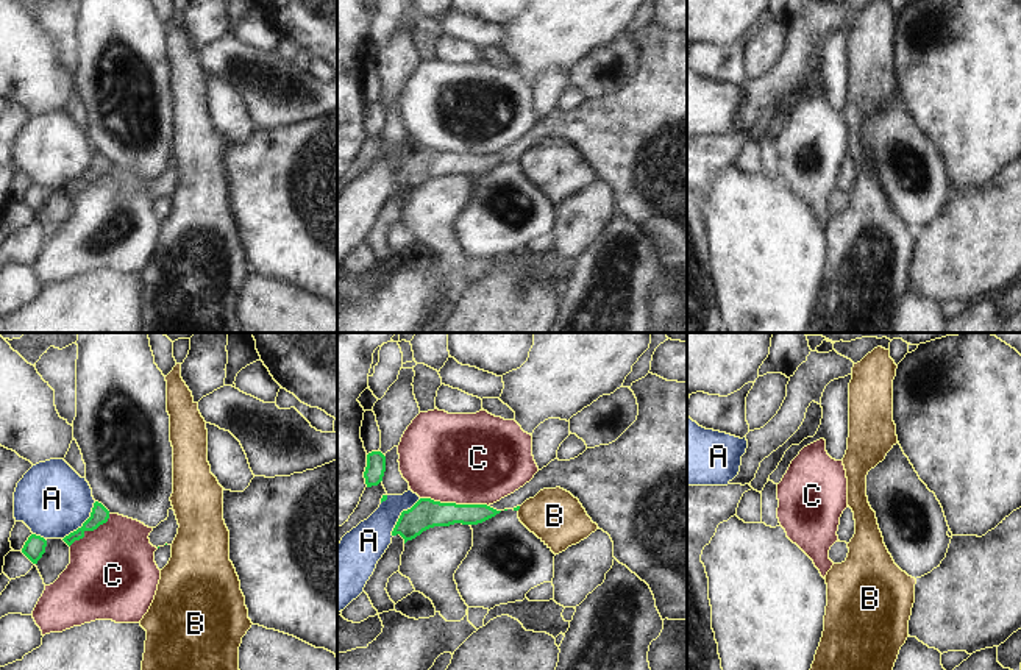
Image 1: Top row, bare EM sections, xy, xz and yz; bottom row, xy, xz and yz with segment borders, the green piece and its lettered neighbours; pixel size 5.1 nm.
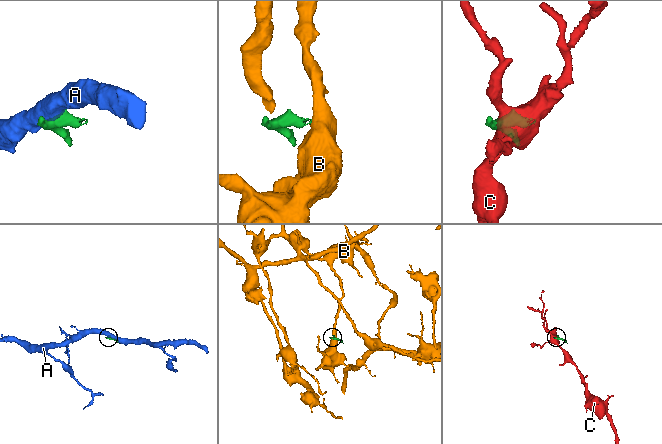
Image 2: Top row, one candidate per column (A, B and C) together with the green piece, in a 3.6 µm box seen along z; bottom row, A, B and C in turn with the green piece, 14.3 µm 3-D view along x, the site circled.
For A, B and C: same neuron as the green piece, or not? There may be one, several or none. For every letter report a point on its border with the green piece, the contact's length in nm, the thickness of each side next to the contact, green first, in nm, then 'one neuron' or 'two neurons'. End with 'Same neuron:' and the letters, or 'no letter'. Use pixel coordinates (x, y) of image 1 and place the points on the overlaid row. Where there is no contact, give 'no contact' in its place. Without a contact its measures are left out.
A: contact xy (83, 523); length 260 nm; calibres 90 and 380 nm; two neurons
B: contact xz (519, 508); length 30 nm; calibres 20 and 280 nm; two neurons
C: contact xz (455, 503); length 360 nm; calibres 150 and 460 nm; two neurons
Same neuron: no letter

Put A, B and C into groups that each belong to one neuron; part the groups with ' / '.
A / B / C

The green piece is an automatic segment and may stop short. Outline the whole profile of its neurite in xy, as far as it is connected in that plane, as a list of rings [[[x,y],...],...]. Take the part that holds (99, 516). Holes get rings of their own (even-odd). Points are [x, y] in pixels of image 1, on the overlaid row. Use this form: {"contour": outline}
{"contour": [[[98,501],[94,503],[91,517],[83,523],[81,528],[66,536],[62,540],[70,547],[75,540],[84,537],[86,531],[94,531],[100,525],[106,523],[109,519],[109,511]]]}

